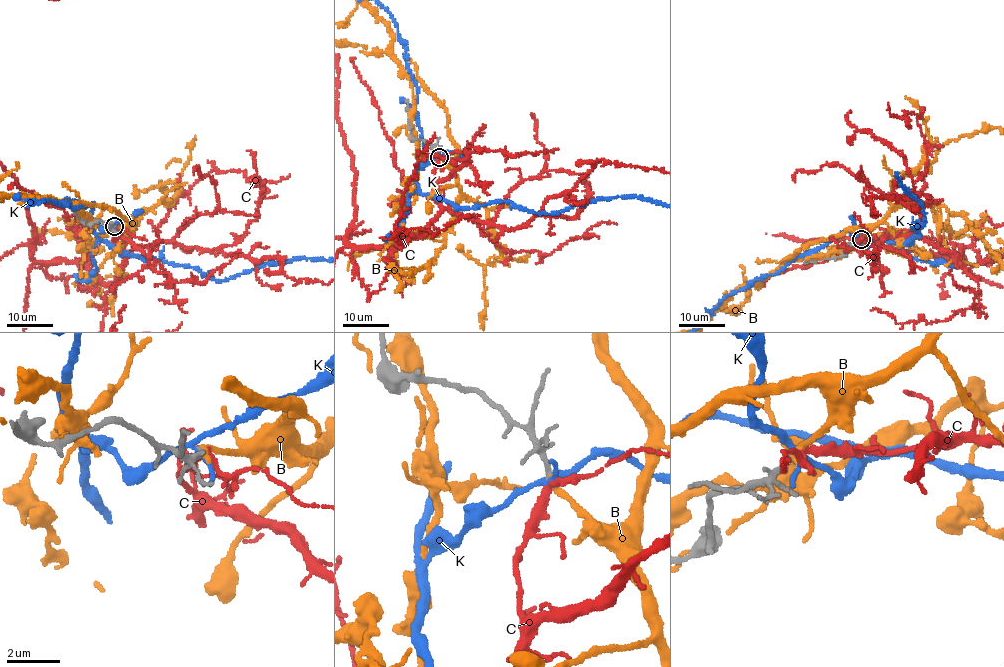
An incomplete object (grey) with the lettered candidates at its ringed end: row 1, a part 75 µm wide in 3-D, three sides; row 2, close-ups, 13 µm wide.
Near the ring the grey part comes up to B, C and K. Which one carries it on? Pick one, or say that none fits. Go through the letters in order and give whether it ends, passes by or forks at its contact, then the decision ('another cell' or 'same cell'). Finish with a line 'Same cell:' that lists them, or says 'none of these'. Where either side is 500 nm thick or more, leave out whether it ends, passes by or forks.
B: it ends; another cell
C: it passes by; same cell
K: it forks; another cell
Same cell: C

